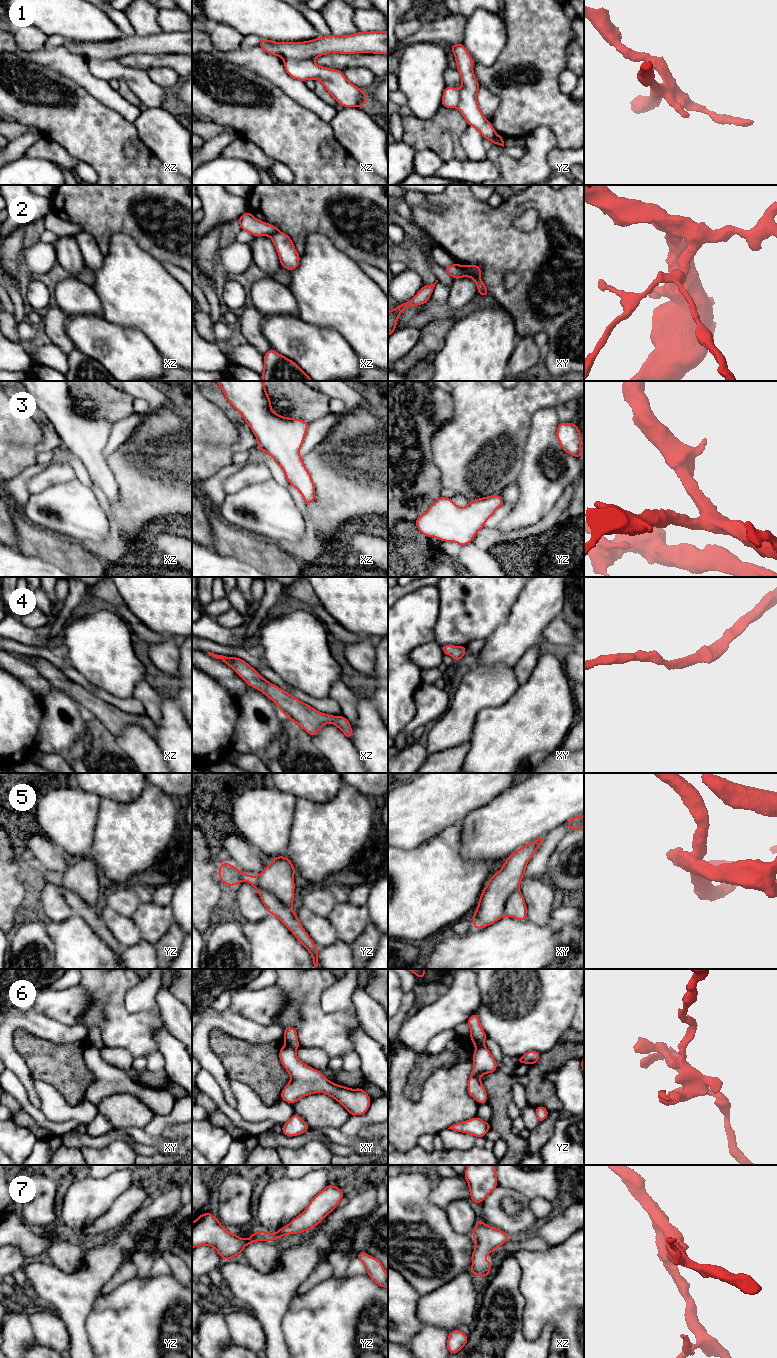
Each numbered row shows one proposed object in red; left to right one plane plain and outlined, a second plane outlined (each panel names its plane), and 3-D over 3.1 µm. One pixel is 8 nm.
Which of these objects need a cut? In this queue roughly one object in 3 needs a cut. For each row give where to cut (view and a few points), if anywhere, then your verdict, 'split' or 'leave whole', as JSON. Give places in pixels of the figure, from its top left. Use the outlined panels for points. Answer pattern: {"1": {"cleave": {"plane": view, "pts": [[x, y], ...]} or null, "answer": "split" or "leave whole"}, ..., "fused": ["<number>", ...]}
{"1": {"cleave": {"plane": "xz", "pts": [[312, 59], [284, 60]]}, "answer": "split"}, "2": {"cleave": {"plane": "xy", "pts": [[464, 266], [479, 278]]}, "answer": "split"}, "3": {"cleave": null, "answer": "leave whole"}, "4": {"cleave": null, "answer": "leave whole"}, "5": {"cleave": null, "answer": "leave whole"}, "6": {"cleave": {"plane": "xy", "pts": [[286, 1045], [295, 1050]]}, "answer": "split"}, "7": {"cleave": null, "answer": "leave whole"}, "fused": ["1", "2", "6"]}

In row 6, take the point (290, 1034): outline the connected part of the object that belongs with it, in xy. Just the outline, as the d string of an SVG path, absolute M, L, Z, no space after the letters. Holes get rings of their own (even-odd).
M285 1027L284 1028L284 1036L283 1040L286 1042L287 1046L297 1049L300 1047L300 1043L297 1039L297 1031L293 1027Z

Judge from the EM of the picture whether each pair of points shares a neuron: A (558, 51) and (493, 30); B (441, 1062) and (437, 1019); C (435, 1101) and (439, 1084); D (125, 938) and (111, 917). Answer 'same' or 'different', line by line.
A: different
B: different
C: same
D: same

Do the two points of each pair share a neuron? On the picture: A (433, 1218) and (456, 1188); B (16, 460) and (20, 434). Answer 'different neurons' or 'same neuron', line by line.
A: different neurons
B: same neuron

